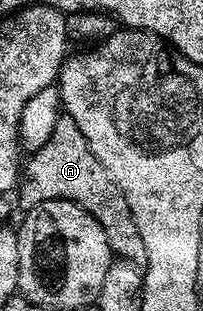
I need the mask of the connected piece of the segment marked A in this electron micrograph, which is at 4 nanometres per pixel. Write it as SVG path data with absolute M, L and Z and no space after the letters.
M60 117L56 125L52 125L52 137L44 141L42 147L33 152L30 160L25 160L24 170L16 188L18 203L23 212L31 211L46 199L67 199L83 207L89 215L96 217L100 229L104 229L104 237L108 237L111 252L117 258L128 261L132 265L145 268L148 253L144 253L144 237L140 237L140 229L136 229L132 209L128 209L128 201L124 193L114 184L114 179L100 165L96 153L90 151L84 133L68 117Z

